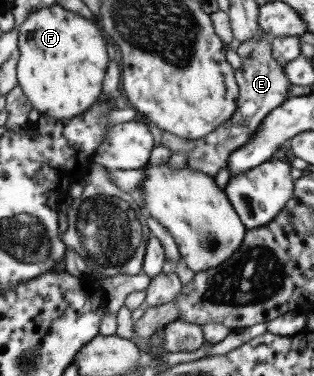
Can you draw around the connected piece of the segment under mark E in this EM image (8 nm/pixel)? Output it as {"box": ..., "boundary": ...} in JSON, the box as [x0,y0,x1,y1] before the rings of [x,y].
{"box":[161,30,290,177],"boundary":[[[263,30],[259,32],[259,40],[253,43],[250,54],[242,58],[241,69],[234,71],[234,80],[238,87],[236,109],[227,121],[210,131],[205,137],[193,141],[186,140],[175,134],[164,131],[161,134],[161,146],[167,147],[173,152],[183,152],[187,168],[197,170],[213,177],[221,167],[226,167],[229,153],[233,153],[237,147],[245,145],[253,133],[257,131],[261,119],[266,113],[279,107],[290,97],[287,87],[290,83],[283,72],[284,65],[274,61],[271,53],[270,40],[267,40]]]}

